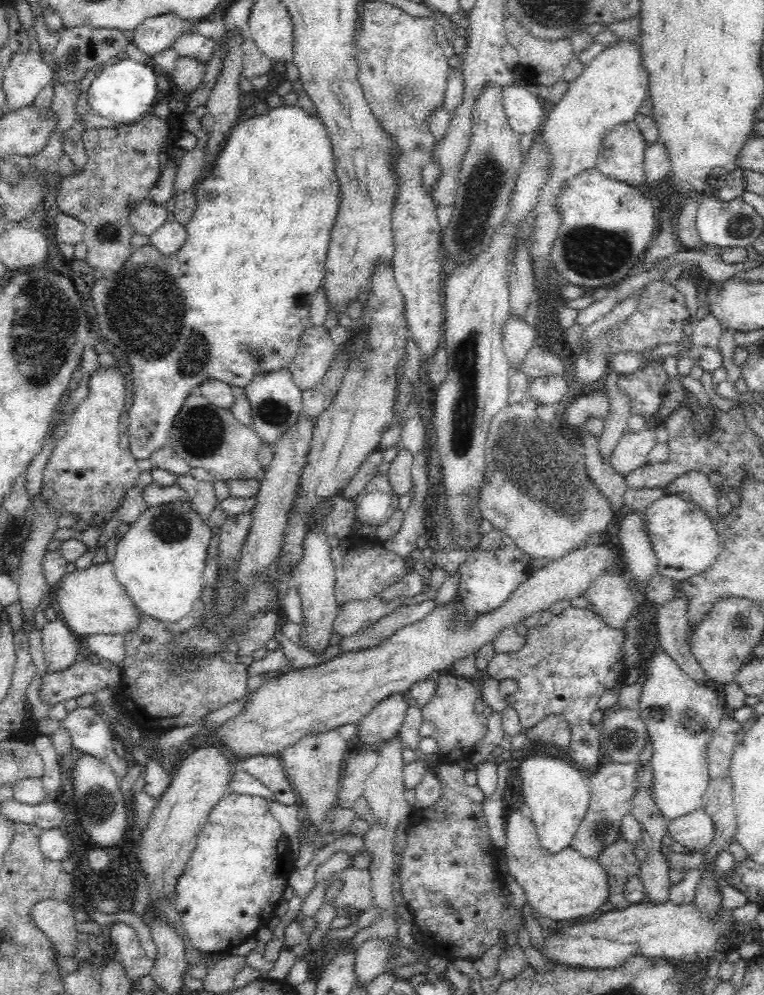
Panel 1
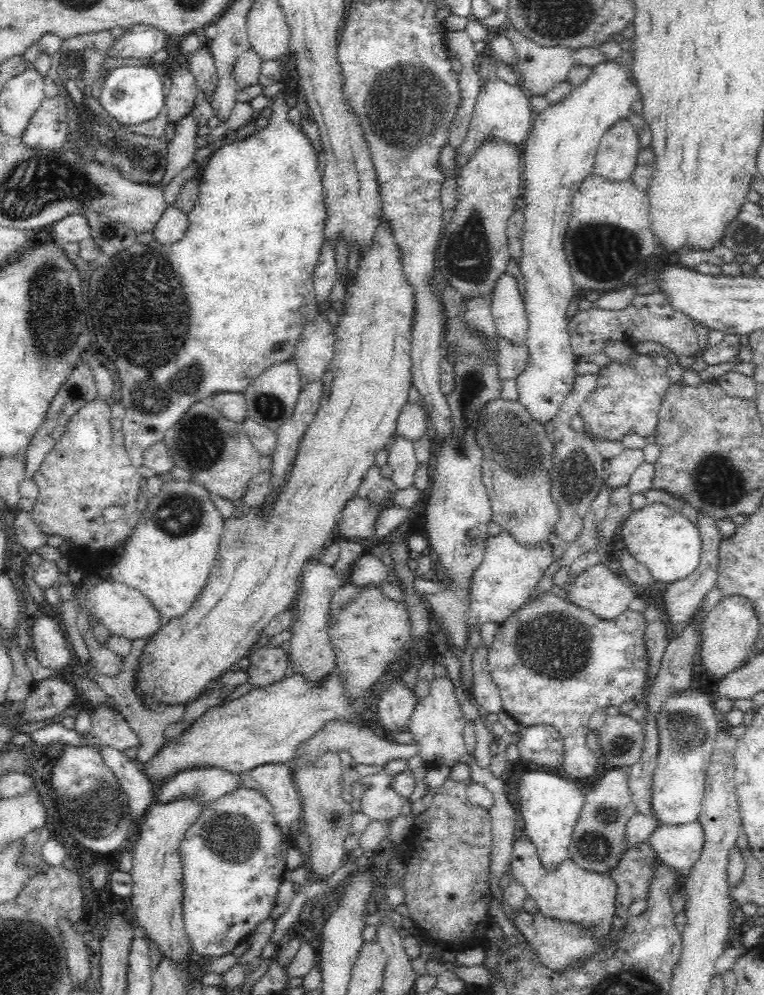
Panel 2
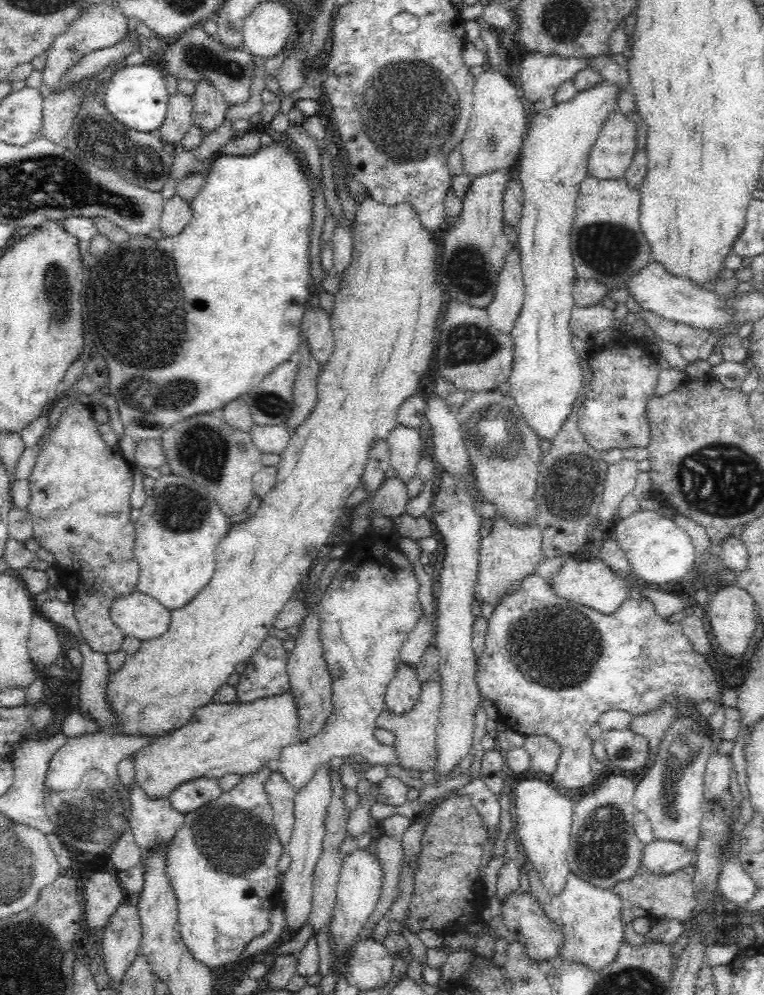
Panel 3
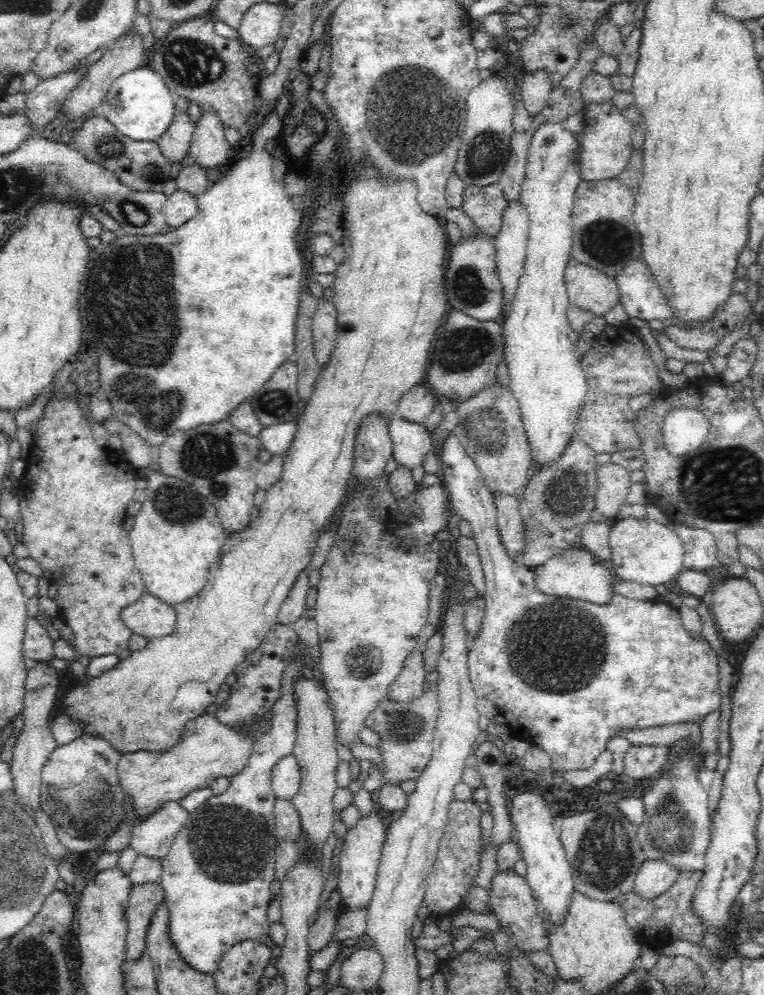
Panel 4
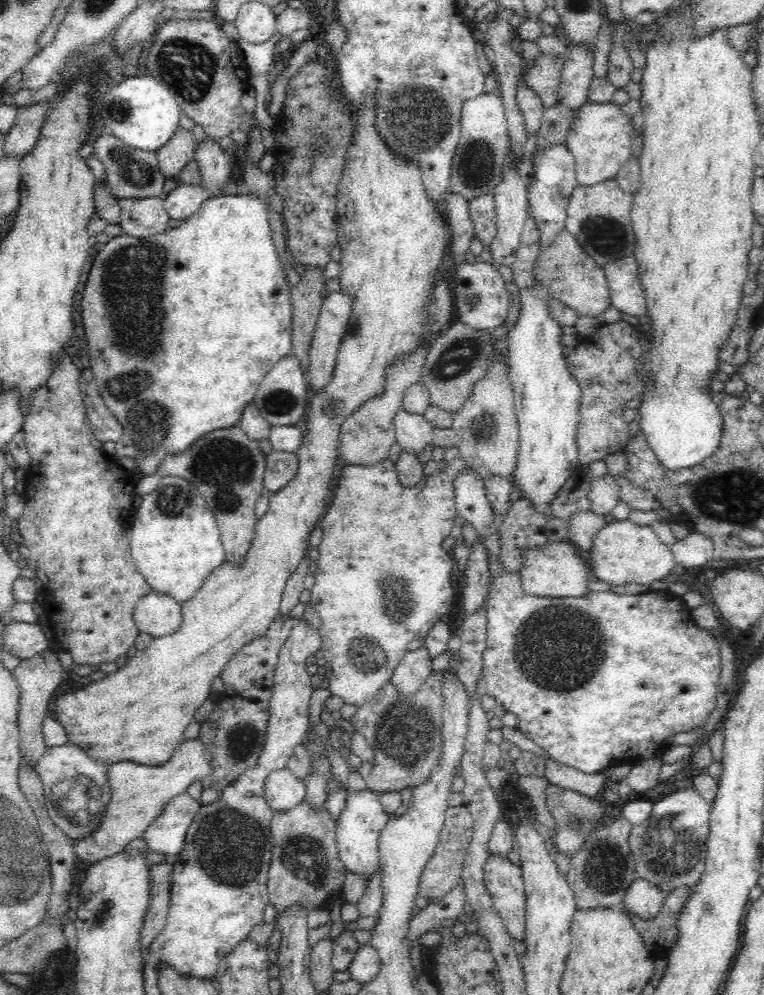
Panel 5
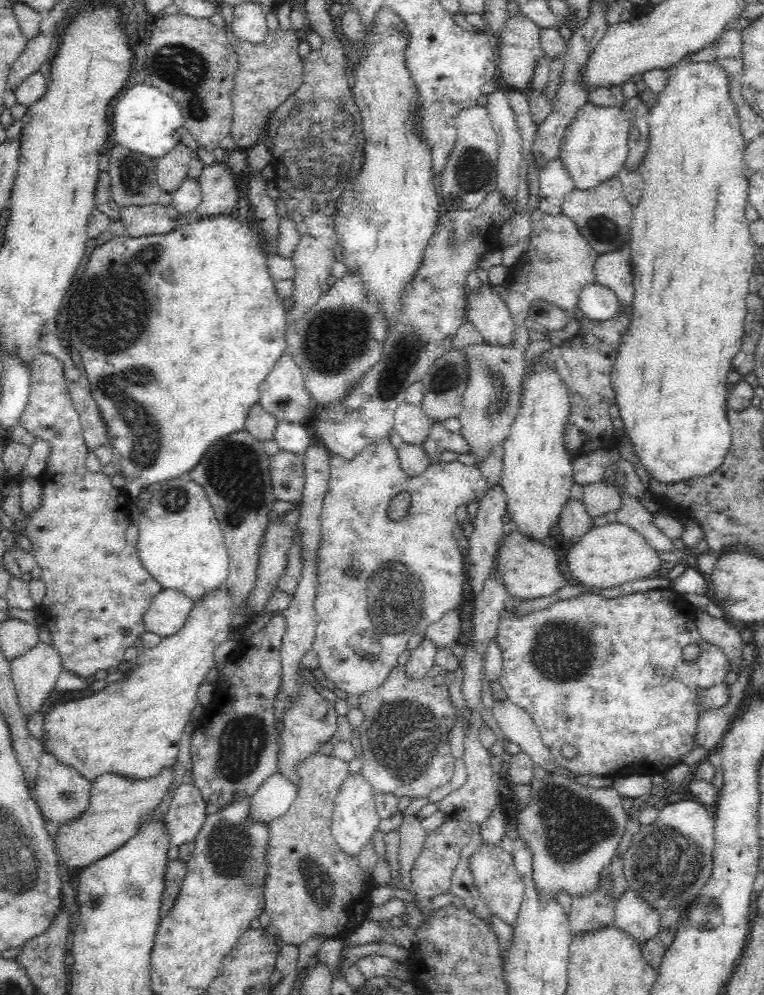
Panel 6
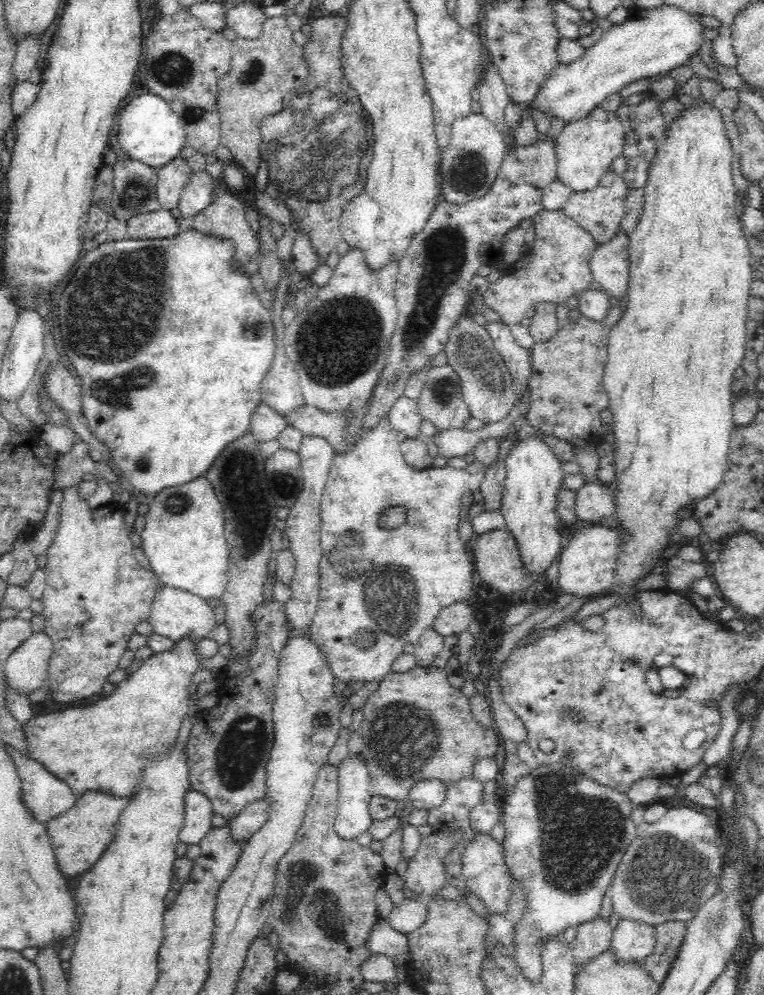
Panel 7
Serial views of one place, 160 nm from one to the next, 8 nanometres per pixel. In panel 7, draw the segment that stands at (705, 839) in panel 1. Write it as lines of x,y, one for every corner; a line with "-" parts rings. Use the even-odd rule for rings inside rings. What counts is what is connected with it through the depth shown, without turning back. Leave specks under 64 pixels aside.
620,918
613,928
611,947
618,960
633,960
643,966
646,956
653,951
655,940
655,926
631,918

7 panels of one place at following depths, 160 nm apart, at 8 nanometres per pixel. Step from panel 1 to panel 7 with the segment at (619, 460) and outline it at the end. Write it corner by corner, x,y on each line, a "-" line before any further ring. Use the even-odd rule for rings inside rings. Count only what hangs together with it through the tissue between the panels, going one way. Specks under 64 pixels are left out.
601,481
585,482
575,494
577,520
588,520
595,524
599,519
616,512
616,492
612,485

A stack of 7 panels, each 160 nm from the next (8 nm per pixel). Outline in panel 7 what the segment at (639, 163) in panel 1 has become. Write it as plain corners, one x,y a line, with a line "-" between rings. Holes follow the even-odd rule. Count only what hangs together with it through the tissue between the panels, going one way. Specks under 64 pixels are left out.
599,106
590,110
584,118
566,123
555,140
557,179
576,192
594,190
602,177
611,171
614,160
623,157
625,136
620,117

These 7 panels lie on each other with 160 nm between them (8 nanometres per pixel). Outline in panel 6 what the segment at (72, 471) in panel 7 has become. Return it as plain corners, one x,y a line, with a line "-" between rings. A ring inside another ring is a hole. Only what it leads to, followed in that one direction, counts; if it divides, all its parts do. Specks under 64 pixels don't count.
70,383
68,389
70,389
72,403
74,403
74,407
80,415
87,450
95,450
99,446
109,444
108,427
102,419
102,413
100,413
98,404
92,397
91,390
86,390
79,384
72,383

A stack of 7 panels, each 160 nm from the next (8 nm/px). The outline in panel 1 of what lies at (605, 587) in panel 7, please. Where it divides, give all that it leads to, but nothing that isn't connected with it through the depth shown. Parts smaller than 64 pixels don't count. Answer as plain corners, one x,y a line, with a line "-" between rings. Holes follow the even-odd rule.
666,493
645,508
645,527
652,541
658,561
657,572
683,581
704,572
719,557
723,549
723,538
715,529
716,522
694,501
686,501
676,494

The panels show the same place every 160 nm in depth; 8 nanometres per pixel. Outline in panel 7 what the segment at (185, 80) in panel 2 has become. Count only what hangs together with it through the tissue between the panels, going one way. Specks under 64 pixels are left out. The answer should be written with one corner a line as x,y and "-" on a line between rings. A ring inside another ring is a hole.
178,154
168,164
157,170
156,194
162,209
176,207
186,186
190,175
193,173
187,160

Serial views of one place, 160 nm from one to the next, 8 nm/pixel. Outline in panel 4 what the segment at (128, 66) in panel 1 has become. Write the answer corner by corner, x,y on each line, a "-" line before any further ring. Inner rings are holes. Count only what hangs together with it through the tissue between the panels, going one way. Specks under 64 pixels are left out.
138,67
125,72
112,83
97,112
134,140
157,141
172,122
176,112
175,96
152,67

